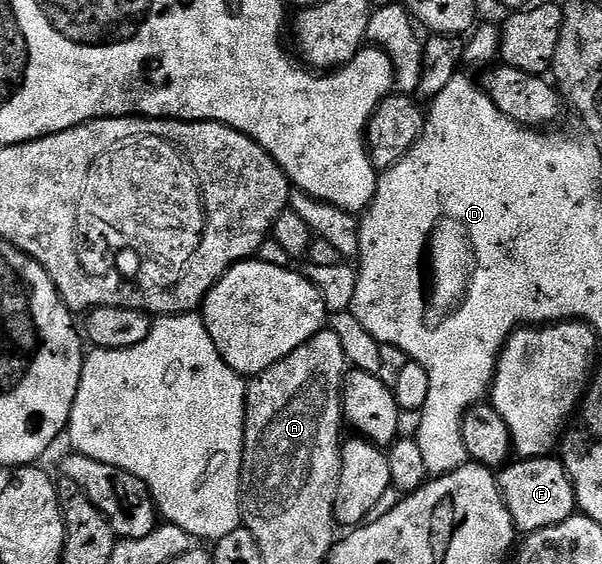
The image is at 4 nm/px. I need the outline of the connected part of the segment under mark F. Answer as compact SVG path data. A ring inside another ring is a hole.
M543 457L514 461L501 468L496 478L502 491L502 500L506 503L508 513L512 513L512 521L519 532L548 529L552 525L560 525L560 521L568 521L568 517L576 514L574 486L561 458Z

